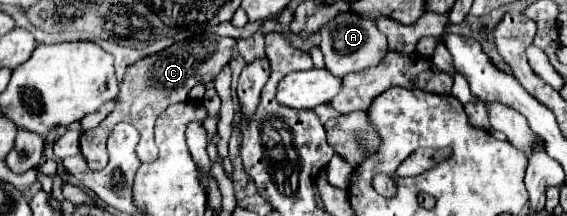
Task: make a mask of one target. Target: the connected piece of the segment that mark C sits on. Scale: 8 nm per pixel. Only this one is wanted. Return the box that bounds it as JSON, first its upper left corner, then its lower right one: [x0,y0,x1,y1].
[80,34,234,170]

